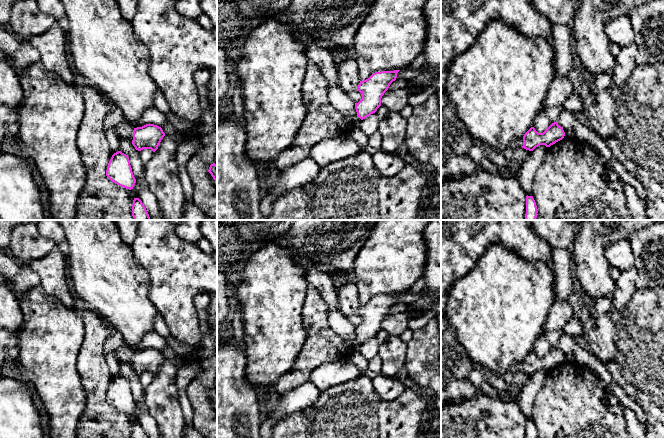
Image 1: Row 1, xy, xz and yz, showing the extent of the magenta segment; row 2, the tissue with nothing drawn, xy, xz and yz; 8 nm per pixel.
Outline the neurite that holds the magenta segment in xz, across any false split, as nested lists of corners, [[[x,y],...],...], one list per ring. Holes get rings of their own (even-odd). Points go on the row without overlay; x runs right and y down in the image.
[[[353,280],[337,291],[338,309],[345,316],[357,314],[362,322],[355,327],[357,340],[363,344],[375,337],[381,330],[381,322],[390,308],[396,304],[400,294],[373,297],[368,303],[359,303],[359,292]]]

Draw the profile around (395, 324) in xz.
[[[404,313],[386,315],[381,322],[381,329],[391,336],[400,337],[408,328],[409,316]]]

